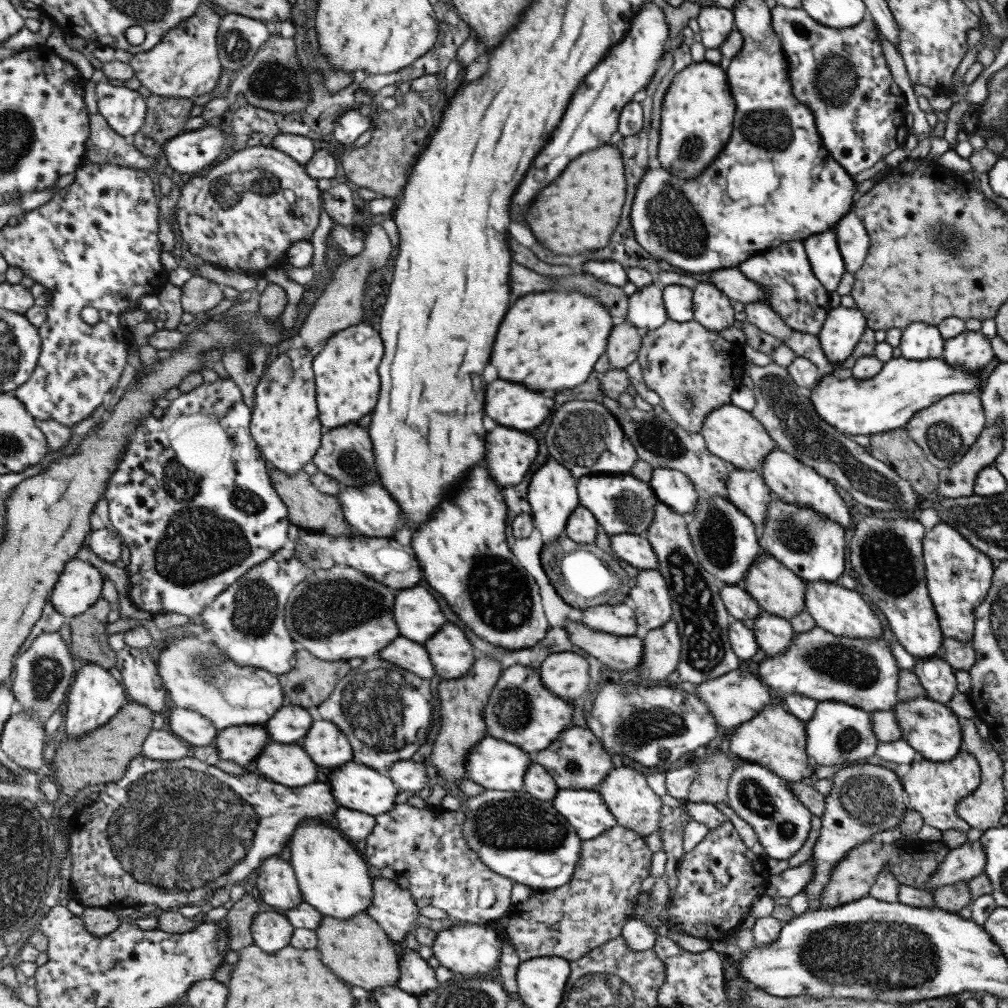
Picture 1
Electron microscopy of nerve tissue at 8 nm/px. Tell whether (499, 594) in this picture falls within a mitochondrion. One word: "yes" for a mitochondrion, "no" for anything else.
yes

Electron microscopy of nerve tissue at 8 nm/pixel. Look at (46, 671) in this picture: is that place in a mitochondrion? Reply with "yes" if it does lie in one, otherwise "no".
yes

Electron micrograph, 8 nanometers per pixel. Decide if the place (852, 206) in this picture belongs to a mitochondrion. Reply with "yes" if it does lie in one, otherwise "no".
no

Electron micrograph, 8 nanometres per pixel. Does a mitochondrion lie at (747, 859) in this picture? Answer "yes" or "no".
no

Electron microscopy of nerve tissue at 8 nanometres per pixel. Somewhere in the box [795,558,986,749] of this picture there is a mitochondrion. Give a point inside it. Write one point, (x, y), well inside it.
(842, 663)

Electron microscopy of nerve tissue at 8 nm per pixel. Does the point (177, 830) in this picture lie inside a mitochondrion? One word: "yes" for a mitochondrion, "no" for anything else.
yes

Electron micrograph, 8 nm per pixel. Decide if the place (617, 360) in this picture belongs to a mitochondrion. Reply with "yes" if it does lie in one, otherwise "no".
no

